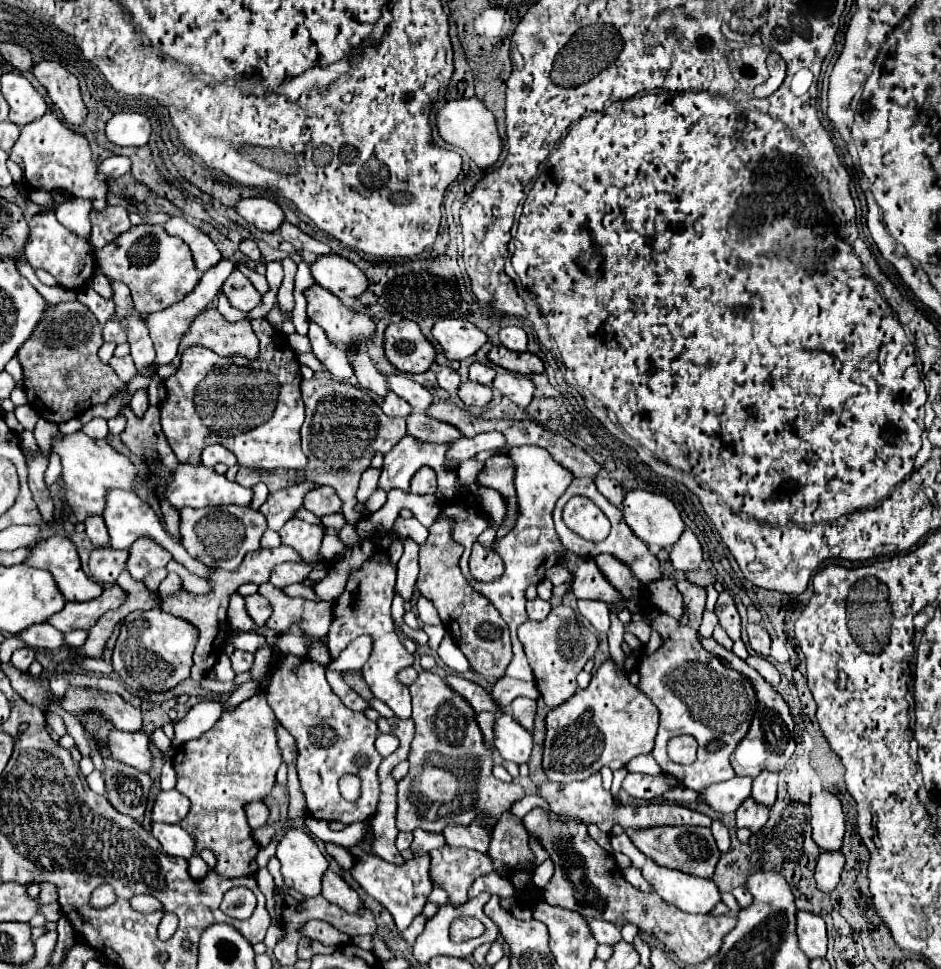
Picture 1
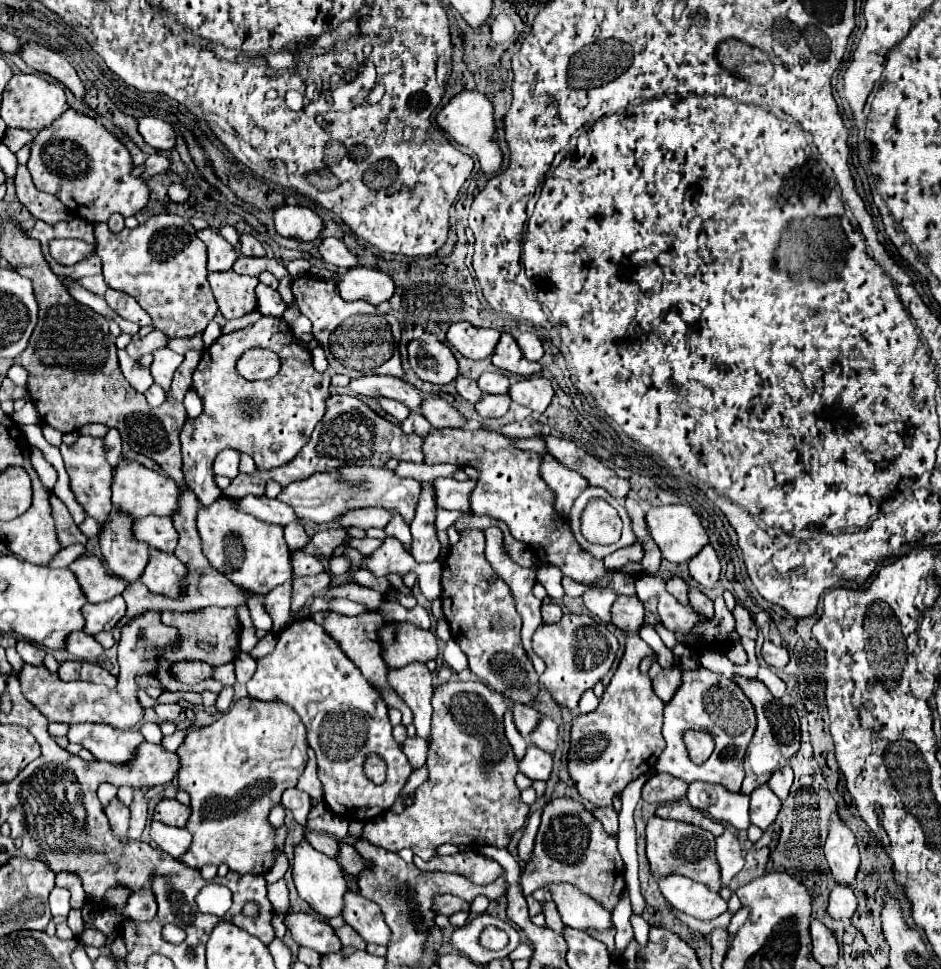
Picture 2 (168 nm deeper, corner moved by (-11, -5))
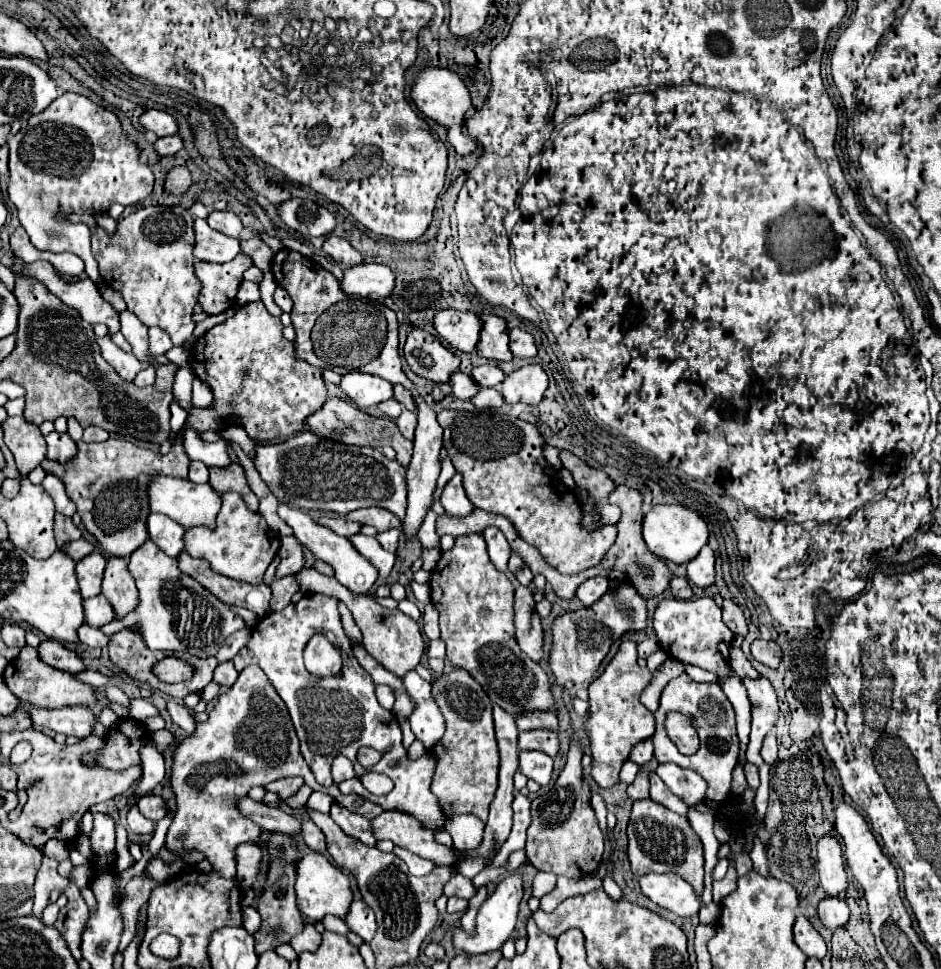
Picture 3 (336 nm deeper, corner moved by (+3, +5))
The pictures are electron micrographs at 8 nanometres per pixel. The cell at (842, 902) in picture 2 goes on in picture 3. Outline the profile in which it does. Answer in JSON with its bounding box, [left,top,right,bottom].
[818,897,850,929]

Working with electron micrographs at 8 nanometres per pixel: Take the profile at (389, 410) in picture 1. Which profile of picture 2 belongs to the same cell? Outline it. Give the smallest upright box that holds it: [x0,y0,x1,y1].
[400,413,432,437]

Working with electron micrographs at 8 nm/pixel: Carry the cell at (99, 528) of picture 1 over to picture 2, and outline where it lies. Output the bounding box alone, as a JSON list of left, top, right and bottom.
[60,435,112,523]

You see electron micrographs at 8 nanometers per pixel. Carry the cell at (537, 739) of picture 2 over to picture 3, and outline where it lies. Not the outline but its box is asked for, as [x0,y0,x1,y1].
[518,729,558,757]

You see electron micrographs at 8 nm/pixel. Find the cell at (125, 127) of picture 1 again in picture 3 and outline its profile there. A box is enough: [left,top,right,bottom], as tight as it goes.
[140,109,178,137]

